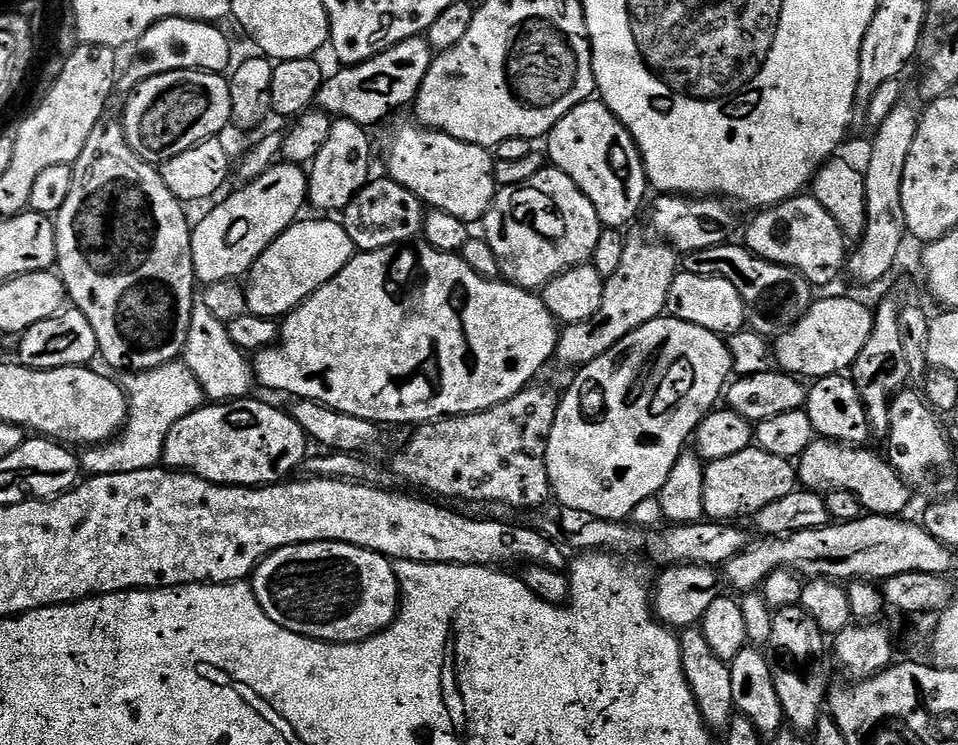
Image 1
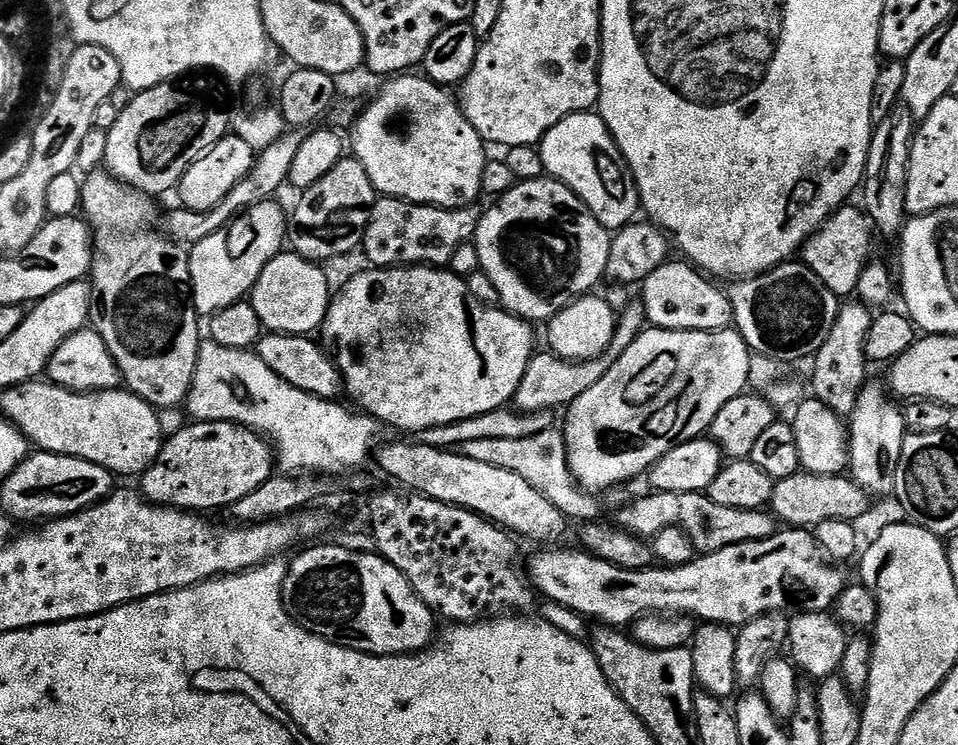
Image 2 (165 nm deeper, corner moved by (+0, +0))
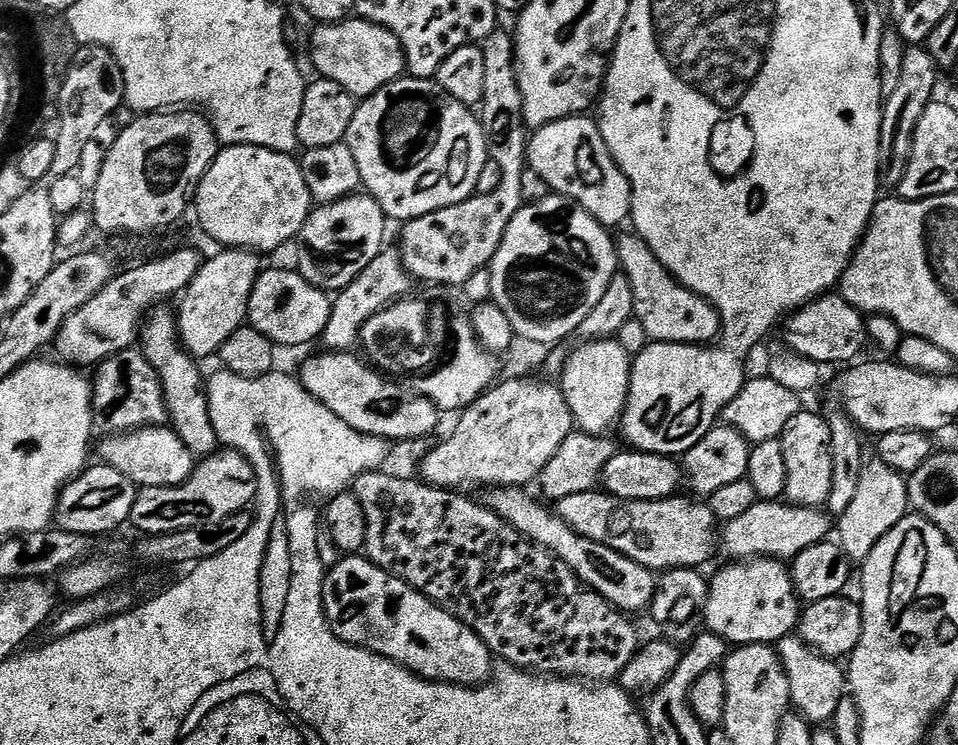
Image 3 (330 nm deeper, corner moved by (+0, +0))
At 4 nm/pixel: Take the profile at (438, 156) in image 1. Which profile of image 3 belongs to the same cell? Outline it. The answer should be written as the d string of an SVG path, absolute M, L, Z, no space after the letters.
M399 78L392 83L382 85L382 87L374 93L373 96L363 97L356 105L356 113L350 122L350 130L346 137L348 148L354 154L354 162L358 166L358 174L360 175L360 183L366 189L366 192L377 200L382 206L385 217L389 221L397 220L403 222L405 220L417 220L426 214L430 214L434 210L442 210L443 208L454 208L458 202L467 200L469 196L476 191L476 183L478 182L478 174L482 174L482 166L486 166L486 162L490 158L488 151L488 143L484 137L483 123L478 119L469 105L458 102L454 98L450 98L441 92L439 84L432 80L414 80L411 78Z

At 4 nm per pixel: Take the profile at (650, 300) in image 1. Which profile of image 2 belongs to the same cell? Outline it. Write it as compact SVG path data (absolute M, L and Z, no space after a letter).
M632 302L624 312L619 313L616 333L610 342L608 351L596 360L573 362L555 356L550 350L537 351L532 359L528 361L528 369L516 391L514 397L515 407L521 413L553 411L559 410L558 408L560 410L567 409L568 405L574 403L579 396L586 394L586 390L590 390L590 386L594 386L594 382L598 382L598 378L602 378L606 374L606 370L610 370L612 363L626 349L637 343L636 339L639 338L640 331L643 328L646 328L643 303Z

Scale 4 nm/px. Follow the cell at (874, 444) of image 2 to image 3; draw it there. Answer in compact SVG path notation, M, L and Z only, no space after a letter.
M874 454L865 455L862 478L858 478L858 494L854 494L854 502L850 502L850 506L846 506L846 510L838 517L840 549L847 554L849 561L863 562L870 550L886 533L894 530L894 526L898 526L898 522L902 522L909 512L907 479L901 473L890 470L882 458Z

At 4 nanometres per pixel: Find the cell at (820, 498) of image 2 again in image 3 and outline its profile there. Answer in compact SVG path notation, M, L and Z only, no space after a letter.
M760 500L746 514L727 521L719 533L722 552L733 561L739 562L758 556L774 560L792 561L802 550L829 539L828 531L834 528L834 520L827 511L806 508L803 504L789 504L780 500Z

